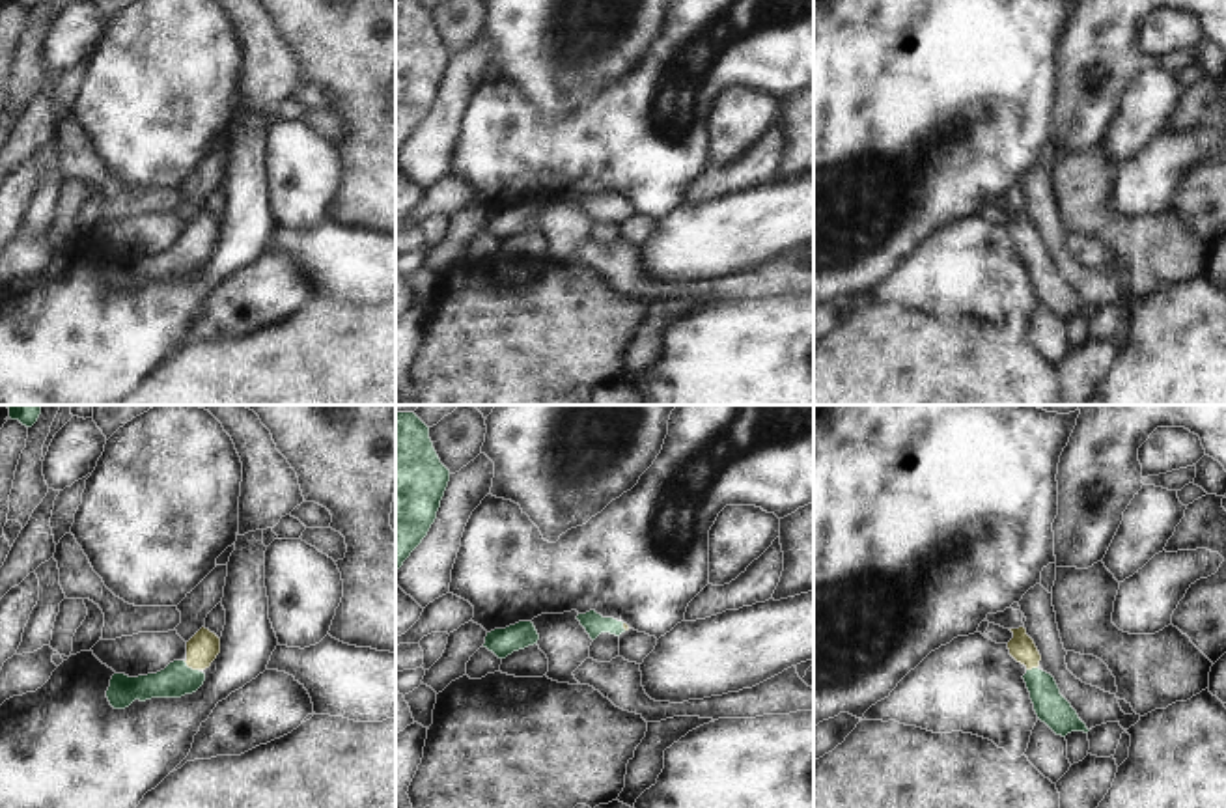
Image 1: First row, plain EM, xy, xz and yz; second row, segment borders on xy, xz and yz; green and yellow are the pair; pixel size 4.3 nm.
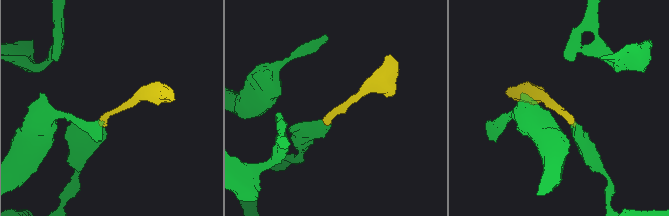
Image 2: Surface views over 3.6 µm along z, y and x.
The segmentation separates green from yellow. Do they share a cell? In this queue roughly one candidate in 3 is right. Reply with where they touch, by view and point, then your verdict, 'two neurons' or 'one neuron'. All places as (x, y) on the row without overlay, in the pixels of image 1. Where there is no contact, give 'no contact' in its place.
meets green in xy at (191, 250); one neuron

